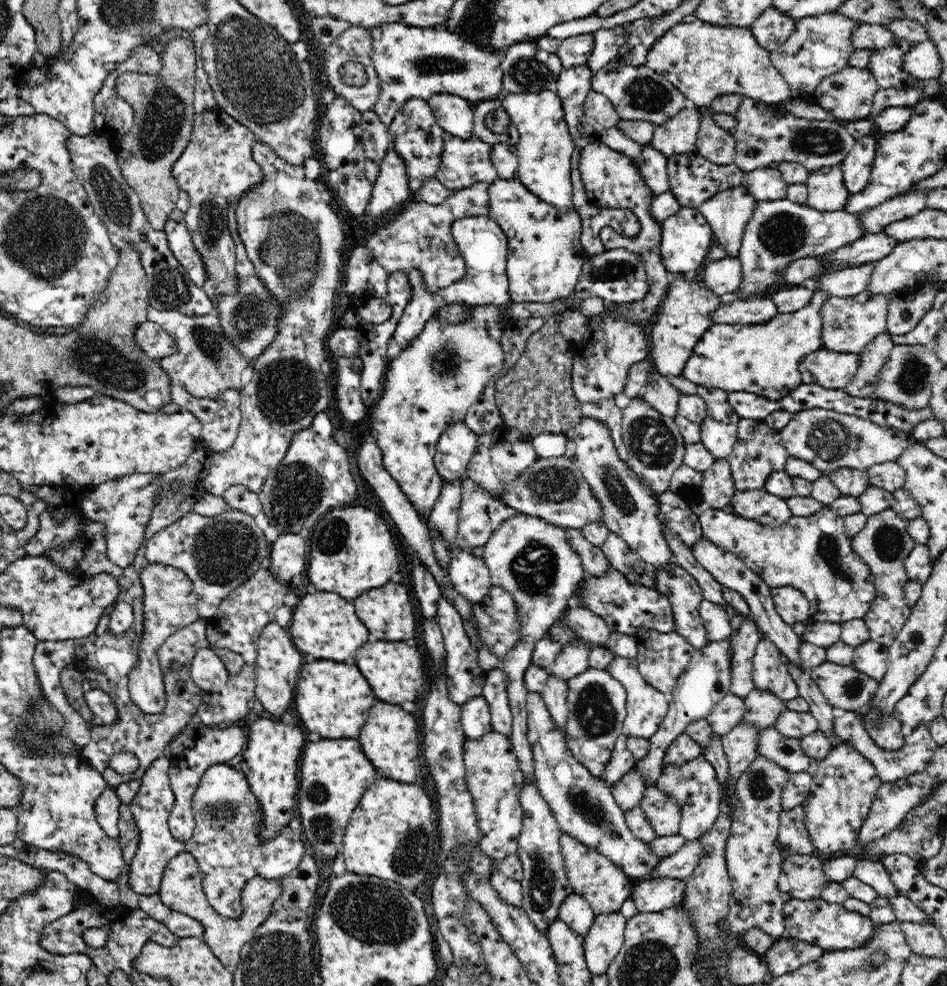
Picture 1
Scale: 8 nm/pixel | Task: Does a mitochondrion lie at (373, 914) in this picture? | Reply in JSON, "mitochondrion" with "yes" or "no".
{"mitochondrion":"yes"}

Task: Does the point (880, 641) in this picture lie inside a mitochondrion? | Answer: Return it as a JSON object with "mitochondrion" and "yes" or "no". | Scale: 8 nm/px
{"mitochondrion":"no"}

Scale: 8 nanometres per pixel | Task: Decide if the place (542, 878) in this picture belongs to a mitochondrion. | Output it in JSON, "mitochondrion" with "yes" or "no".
{"mitochondrion":"yes"}

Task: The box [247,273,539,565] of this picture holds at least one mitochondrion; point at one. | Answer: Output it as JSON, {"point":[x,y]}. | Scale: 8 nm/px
{"point":[287,390]}

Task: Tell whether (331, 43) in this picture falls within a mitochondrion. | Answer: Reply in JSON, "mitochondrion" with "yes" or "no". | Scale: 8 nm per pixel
{"mitochondrion":"no"}

